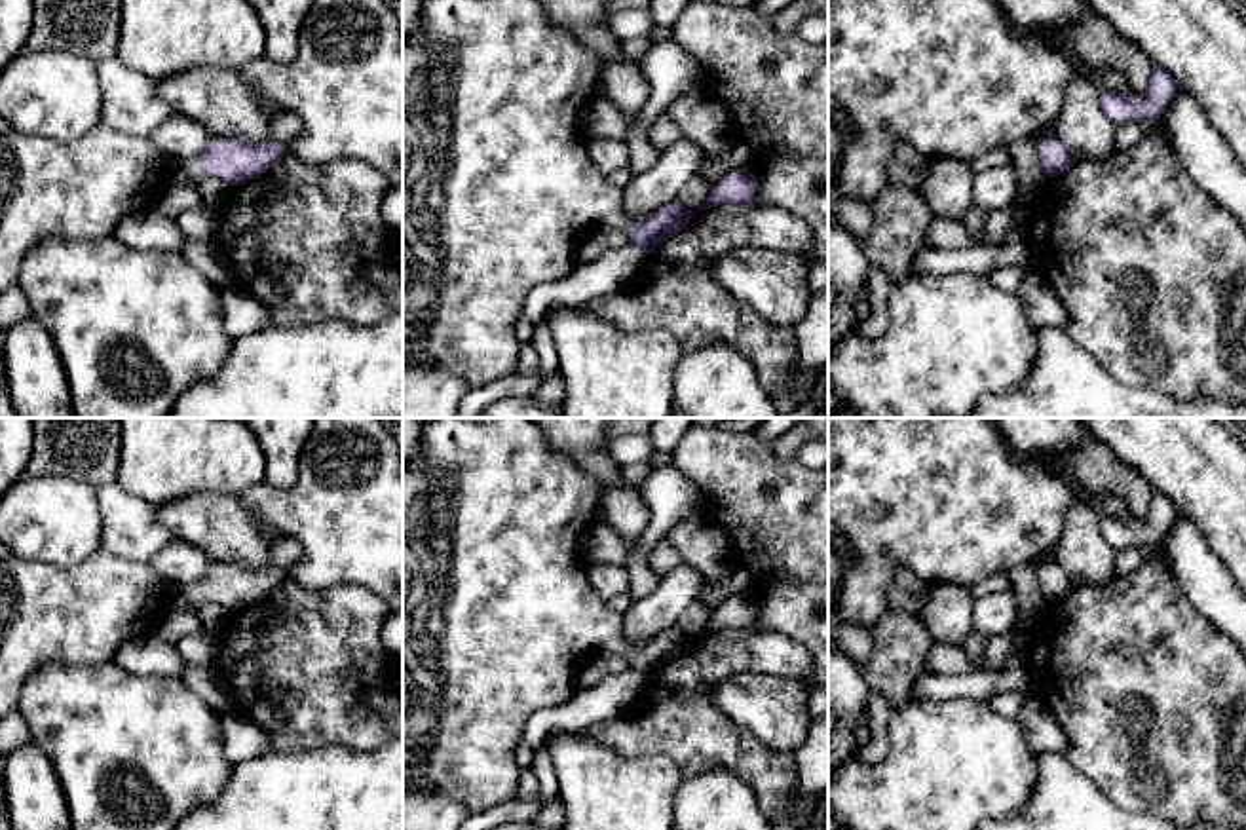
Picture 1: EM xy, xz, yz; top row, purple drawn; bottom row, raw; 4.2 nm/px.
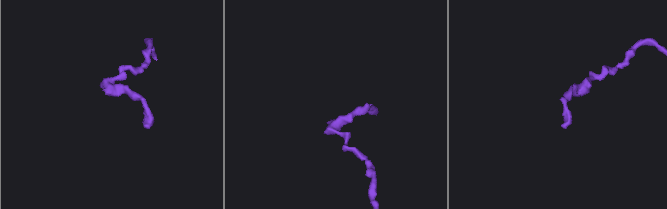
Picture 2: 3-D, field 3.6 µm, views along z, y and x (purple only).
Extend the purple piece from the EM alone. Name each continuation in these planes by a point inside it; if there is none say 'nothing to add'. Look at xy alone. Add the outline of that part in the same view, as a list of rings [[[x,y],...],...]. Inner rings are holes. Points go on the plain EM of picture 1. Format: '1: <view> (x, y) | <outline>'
1: xy (82, 614) | [[[0,543],[0,720],[19,710],[27,678],[49,663],[99,665],[122,644],[156,631],[175,598],[199,604],[199,589],[163,579],[150,562],[120,558],[104,549],[70,568],[25,560]]]

